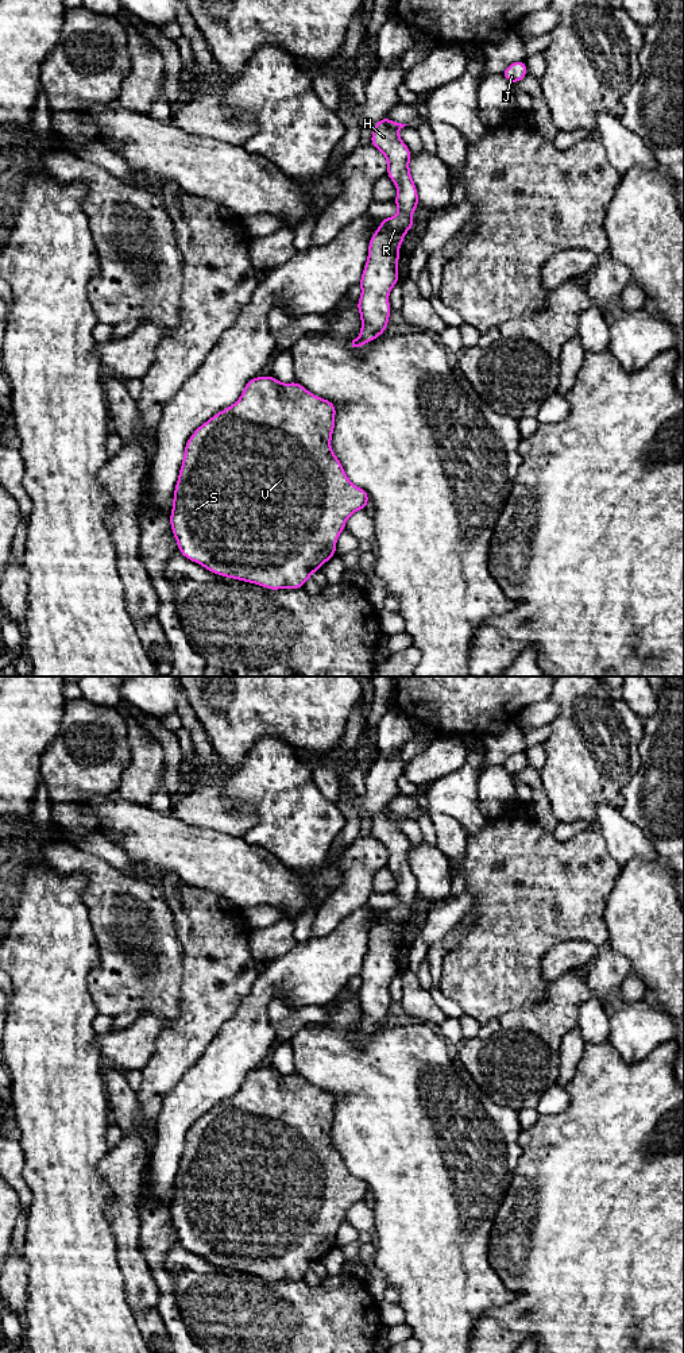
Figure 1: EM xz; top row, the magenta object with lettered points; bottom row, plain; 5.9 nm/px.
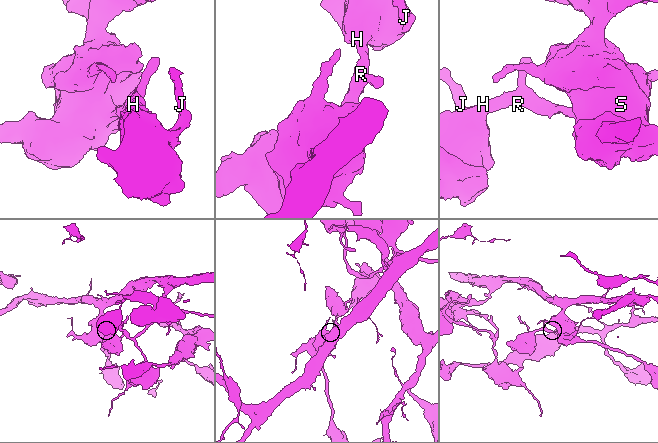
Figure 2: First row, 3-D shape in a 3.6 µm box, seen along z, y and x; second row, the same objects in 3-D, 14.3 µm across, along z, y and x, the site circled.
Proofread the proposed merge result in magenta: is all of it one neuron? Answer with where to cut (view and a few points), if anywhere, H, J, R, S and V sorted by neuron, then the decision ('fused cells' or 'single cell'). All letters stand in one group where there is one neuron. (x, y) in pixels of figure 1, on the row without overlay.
no cut | H J R S V | single cell

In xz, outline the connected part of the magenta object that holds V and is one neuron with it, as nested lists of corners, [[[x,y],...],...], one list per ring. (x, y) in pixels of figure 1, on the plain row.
[[[273,1067],[255,1068],[247,1073],[240,1090],[231,1098],[212,1107],[188,1130],[183,1153],[174,1180],[170,1218],[178,1236],[178,1242],[189,1252],[201,1256],[213,1265],[260,1276],[268,1281],[302,1280],[312,1265],[326,1254],[336,1244],[336,1233],[345,1221],[347,1210],[370,1195],[368,1184],[355,1177],[347,1168],[341,1153],[333,1145],[331,1130],[335,1121],[336,1096],[317,1088],[297,1072],[282,1075]]]

